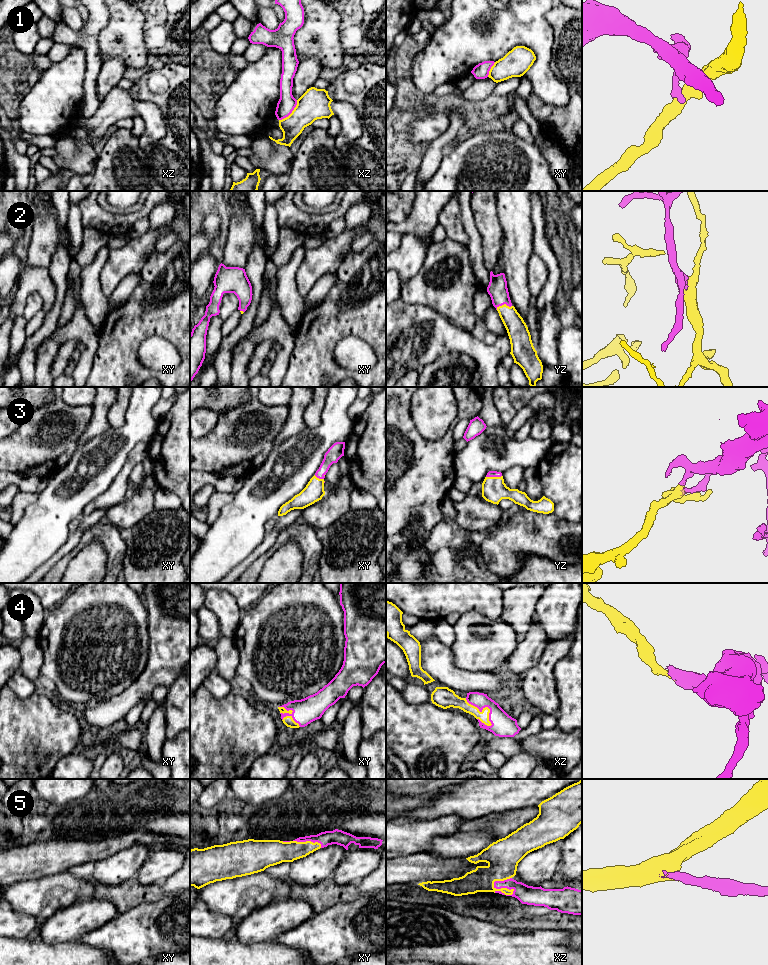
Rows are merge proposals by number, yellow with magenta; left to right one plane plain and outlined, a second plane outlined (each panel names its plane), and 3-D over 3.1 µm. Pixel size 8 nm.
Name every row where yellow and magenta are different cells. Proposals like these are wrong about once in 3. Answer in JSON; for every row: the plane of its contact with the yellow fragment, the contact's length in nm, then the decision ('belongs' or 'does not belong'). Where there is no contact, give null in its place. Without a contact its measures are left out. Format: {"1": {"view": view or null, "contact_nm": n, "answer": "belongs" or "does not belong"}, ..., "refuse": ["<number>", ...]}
{"1": {"view": "xz", "contact_nm": 220, "answer": "does not belong"}, "2": {"view": "yz", "contact_nm": 130, "answer": "belongs"}, "3": {"view": "yz", "contact_nm": 130, "answer": "belongs"}, "4": {"view": "xz", "contact_nm": 300, "answer": "belongs"}, "5": {"view": "xz", "contact_nm": 190, "answer": "belongs"}, "refuse": ["1"]}

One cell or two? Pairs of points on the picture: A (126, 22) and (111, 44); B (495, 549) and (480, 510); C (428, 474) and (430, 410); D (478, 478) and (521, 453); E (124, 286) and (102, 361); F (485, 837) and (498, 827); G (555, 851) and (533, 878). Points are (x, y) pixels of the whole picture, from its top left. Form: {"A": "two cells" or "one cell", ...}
{"A": "one cell", "B": "two cells", "C": "two cells", "D": "one cell", "E": "two cells", "F": "two cells", "G": "one cell"}

